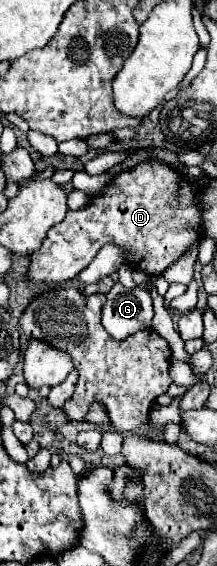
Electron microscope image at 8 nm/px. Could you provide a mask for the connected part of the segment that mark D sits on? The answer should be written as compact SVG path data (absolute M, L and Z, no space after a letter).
M145 161L113 177L103 193L79 211L67 211L65 219L51 227L41 247L31 255L29 279L33 283L63 283L75 279L105 243L127 249L135 269L161 275L191 245L201 241L201 209L197 187L161 161Z

